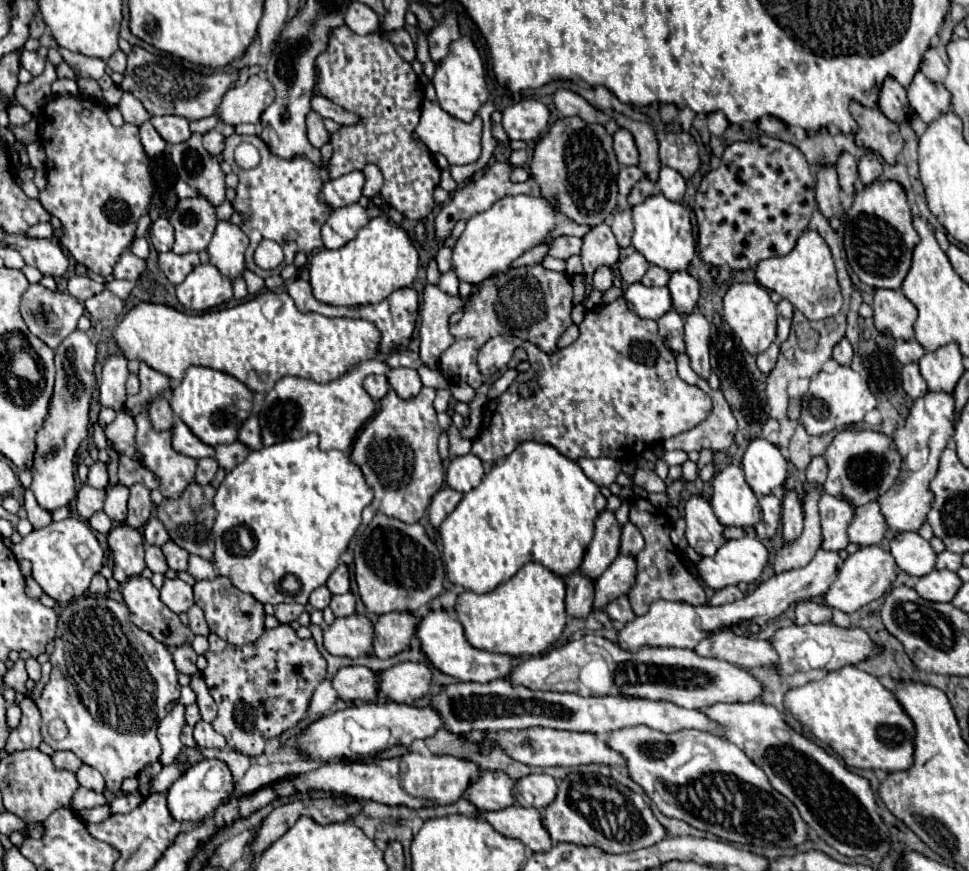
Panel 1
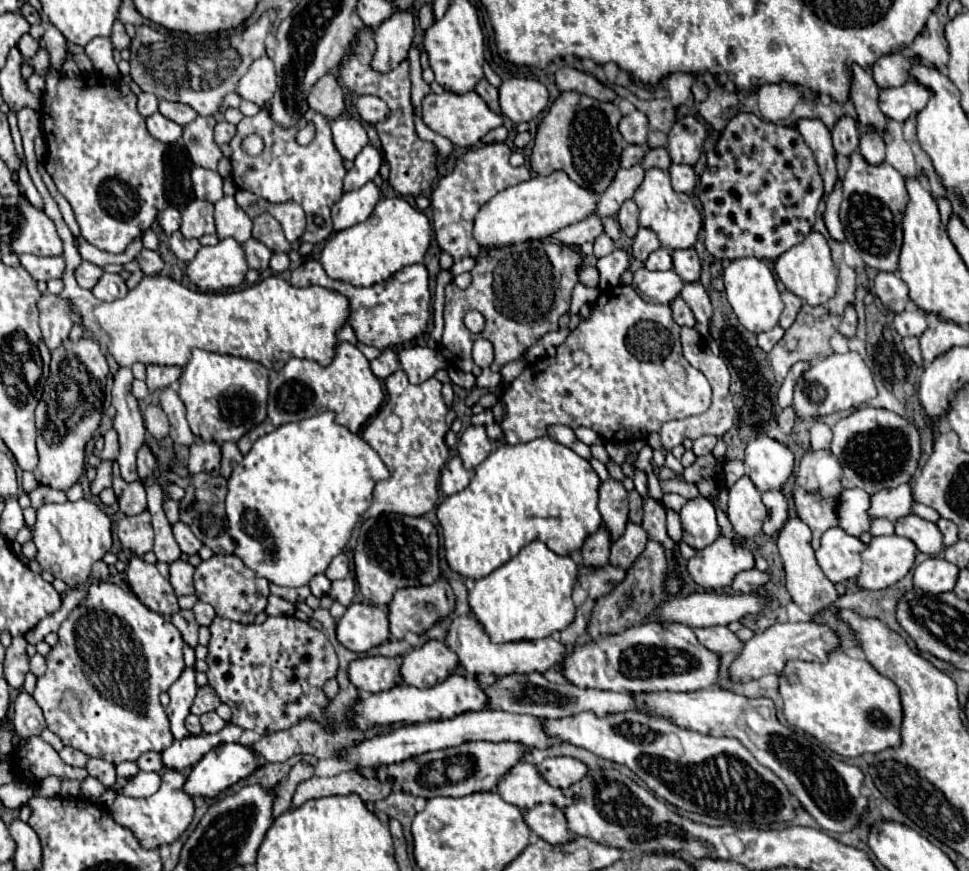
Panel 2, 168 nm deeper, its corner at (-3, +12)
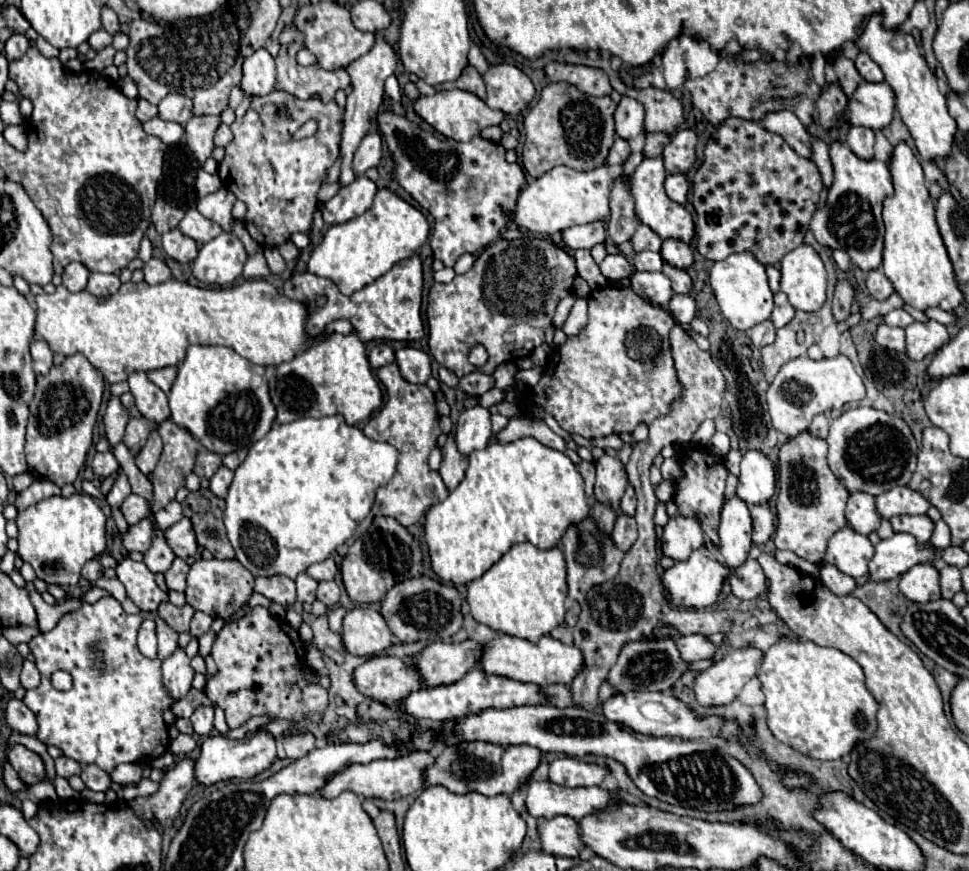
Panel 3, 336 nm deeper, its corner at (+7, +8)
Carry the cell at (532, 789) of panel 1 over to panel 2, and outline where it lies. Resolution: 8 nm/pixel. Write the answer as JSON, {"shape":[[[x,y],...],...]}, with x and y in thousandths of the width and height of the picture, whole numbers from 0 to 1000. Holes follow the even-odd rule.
{"shape":[[[562,870],[556,879],[556,891],[573,905],[587,905],[595,896],[600,896],[606,886],[606,879],[593,870]]]}

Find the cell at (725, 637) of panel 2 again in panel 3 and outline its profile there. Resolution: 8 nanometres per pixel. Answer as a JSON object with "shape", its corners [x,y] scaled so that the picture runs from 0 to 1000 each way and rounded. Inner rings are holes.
{"shape":[[[713,728],[713,730],[701,730],[699,735],[699,746],[703,749],[703,755],[707,755],[707,760],[719,760],[719,758],[728,758],[728,755],[736,755],[740,742],[723,728]]]}

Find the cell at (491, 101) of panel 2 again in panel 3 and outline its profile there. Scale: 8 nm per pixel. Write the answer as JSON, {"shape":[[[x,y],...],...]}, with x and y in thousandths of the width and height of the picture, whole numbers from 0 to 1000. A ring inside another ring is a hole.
{"shape":[[[486,73],[478,80],[476,90],[472,90],[472,92],[467,92],[467,94],[459,94],[449,99],[449,103],[451,106],[471,101],[484,103],[484,106],[488,106],[488,108],[492,108],[494,113],[498,113],[498,115],[501,115],[501,94],[498,94],[496,85],[490,80],[490,76],[486,76]]]}

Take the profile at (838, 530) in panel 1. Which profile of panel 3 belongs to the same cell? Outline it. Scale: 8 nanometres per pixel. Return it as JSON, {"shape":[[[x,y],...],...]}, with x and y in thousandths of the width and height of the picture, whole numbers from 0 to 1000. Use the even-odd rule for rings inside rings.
{"shape":[[[880,565],[874,576],[874,599],[886,613],[899,613],[909,602],[909,590],[905,590],[903,572],[893,565]]]}

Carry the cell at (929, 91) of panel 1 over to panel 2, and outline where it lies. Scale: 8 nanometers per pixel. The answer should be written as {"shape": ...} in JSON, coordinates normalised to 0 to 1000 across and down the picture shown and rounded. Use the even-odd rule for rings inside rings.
{"shape":[[[938,92],[928,101],[909,103],[907,122],[913,133],[926,140],[934,140],[938,133],[948,131],[961,113],[961,103],[946,92]]]}

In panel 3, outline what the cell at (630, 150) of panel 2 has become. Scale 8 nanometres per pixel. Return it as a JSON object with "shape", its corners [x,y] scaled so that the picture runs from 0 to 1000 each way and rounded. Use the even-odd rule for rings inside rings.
{"shape":[[[635,158],[635,163],[633,163],[633,168],[631,168],[631,172],[628,172],[628,179],[626,179],[626,188],[628,191],[635,191],[635,188],[643,188],[647,181],[649,181],[649,177],[651,177],[651,172],[649,172],[649,165],[647,165],[647,161],[643,161],[643,158]]]}

